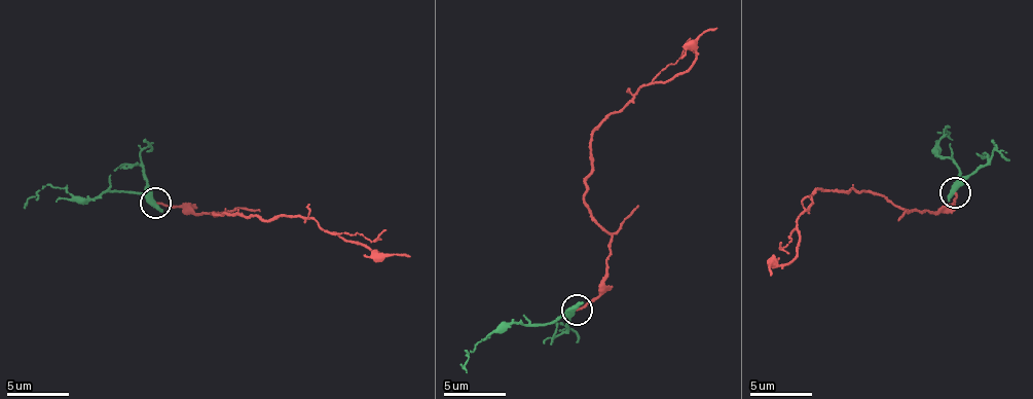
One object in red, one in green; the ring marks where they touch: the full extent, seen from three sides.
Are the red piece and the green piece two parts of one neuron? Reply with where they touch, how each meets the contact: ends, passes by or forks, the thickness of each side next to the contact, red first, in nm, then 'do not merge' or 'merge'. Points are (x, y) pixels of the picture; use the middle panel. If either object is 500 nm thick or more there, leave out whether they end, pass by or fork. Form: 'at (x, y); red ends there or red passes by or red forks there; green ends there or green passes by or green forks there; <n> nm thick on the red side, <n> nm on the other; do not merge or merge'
at (577, 310); 170 nm thick on the red side, 600 nm on the other; do not merge

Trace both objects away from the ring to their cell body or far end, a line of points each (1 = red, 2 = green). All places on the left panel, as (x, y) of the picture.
1: (155, 202), (200, 216), (219, 213), (310, 218), (324, 229), (335, 230), (382, 255), (411, 257)
2: (155, 202), (123, 189), (80, 200), (44, 185), (28, 200), (25, 208)

